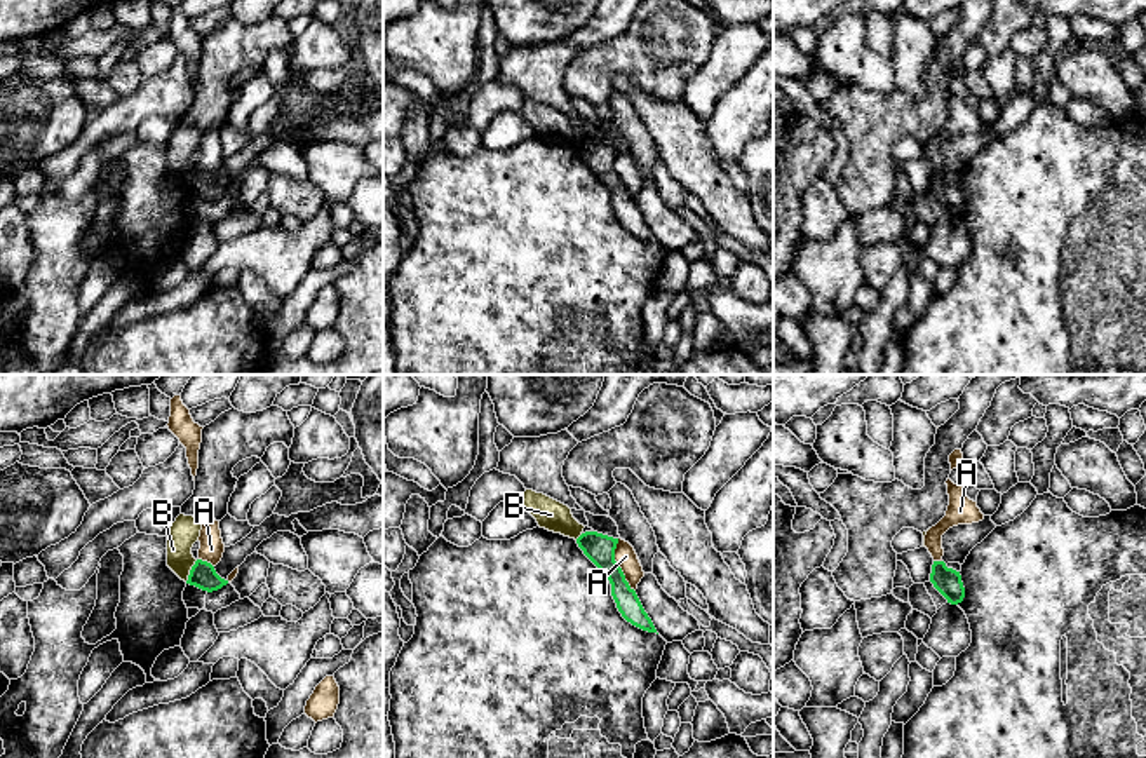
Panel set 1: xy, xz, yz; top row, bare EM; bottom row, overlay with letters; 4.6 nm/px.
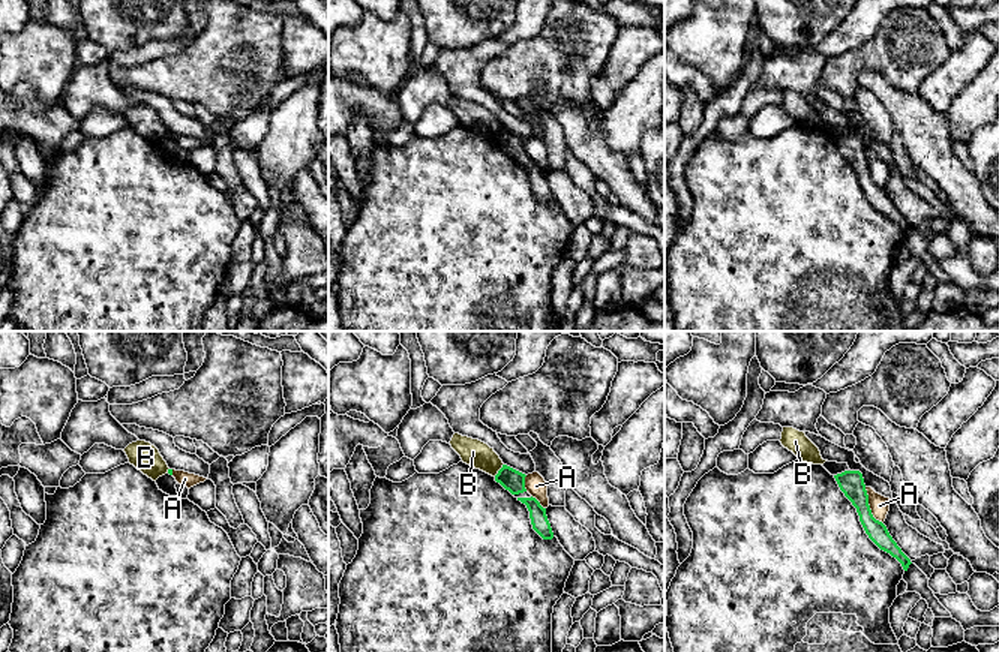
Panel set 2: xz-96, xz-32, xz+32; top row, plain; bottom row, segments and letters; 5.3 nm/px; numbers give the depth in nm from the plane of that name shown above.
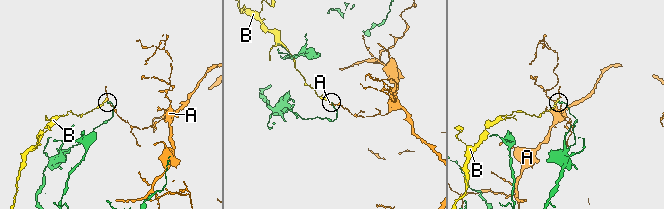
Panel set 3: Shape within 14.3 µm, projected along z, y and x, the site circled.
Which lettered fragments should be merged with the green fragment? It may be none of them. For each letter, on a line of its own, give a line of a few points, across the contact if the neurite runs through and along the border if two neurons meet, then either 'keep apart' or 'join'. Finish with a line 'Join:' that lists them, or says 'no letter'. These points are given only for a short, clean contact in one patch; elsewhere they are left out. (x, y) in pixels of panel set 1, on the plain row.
A: line xz (617, 148), (615, 171), (634, 201); keep apart
B: line xy (197, 169), (185, 190); keep apart
Join: no letter

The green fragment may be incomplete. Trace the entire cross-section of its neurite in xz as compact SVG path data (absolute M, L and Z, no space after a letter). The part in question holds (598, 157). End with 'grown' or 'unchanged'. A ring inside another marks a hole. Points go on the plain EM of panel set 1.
M585 141L576 148L576 153L599 181L608 186L611 206L622 227L643 240L657 242L636 200L629 195L622 178L615 171L618 148L597 141Z; unchanged

